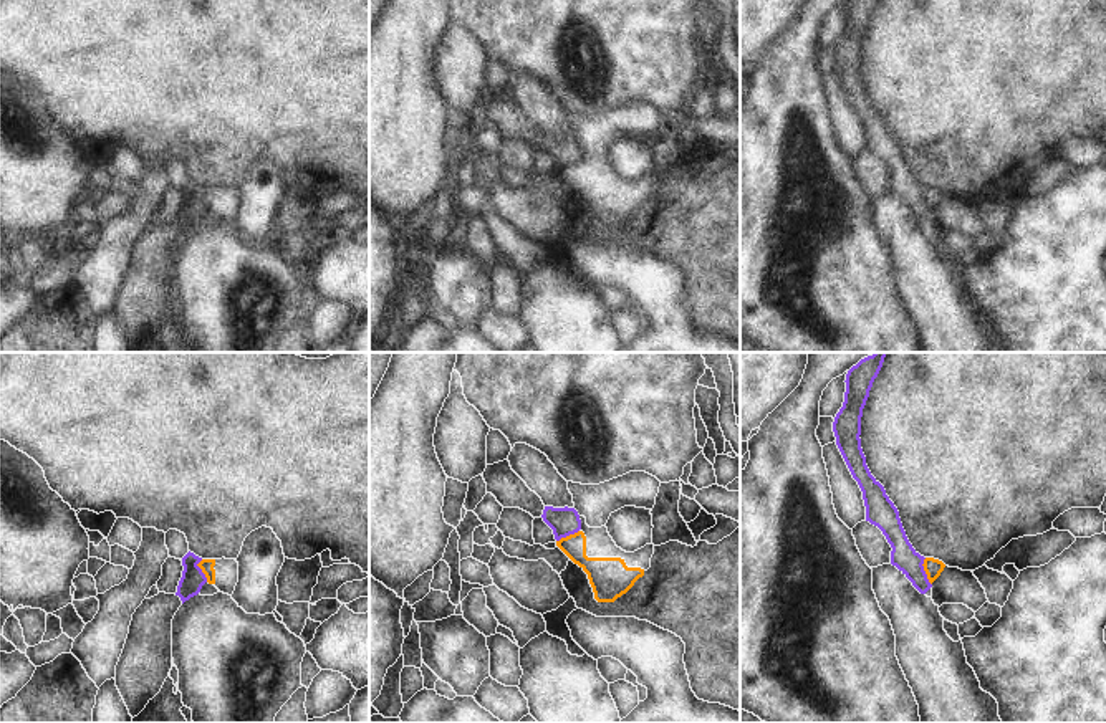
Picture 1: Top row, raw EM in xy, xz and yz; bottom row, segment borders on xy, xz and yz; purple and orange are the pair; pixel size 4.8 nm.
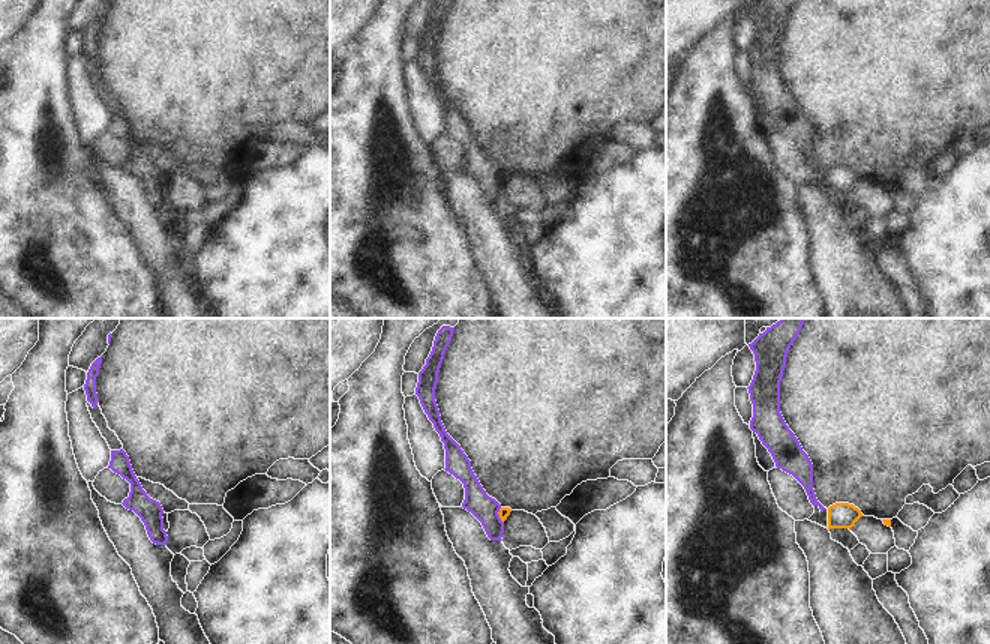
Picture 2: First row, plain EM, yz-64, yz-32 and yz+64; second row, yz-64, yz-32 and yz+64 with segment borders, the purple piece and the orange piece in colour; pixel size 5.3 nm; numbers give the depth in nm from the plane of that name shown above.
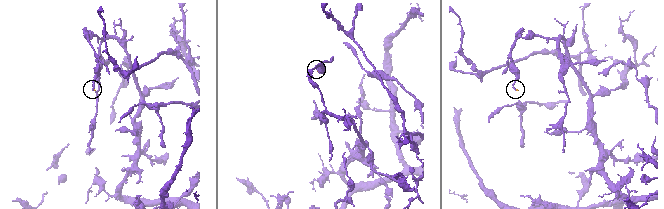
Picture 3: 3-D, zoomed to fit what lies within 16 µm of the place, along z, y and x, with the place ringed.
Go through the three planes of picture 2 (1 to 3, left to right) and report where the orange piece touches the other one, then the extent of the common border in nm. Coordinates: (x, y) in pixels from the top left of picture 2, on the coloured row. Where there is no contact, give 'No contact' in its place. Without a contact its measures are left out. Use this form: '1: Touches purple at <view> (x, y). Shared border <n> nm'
1: No contact
2: Touches purple at yz-32 (498, 515). Shared border 90 nm
3: No contact.

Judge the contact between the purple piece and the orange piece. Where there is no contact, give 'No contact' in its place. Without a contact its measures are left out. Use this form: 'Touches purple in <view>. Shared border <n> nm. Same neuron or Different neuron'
Touches purple in yz. Shared border 140 nm. Different neuron.

